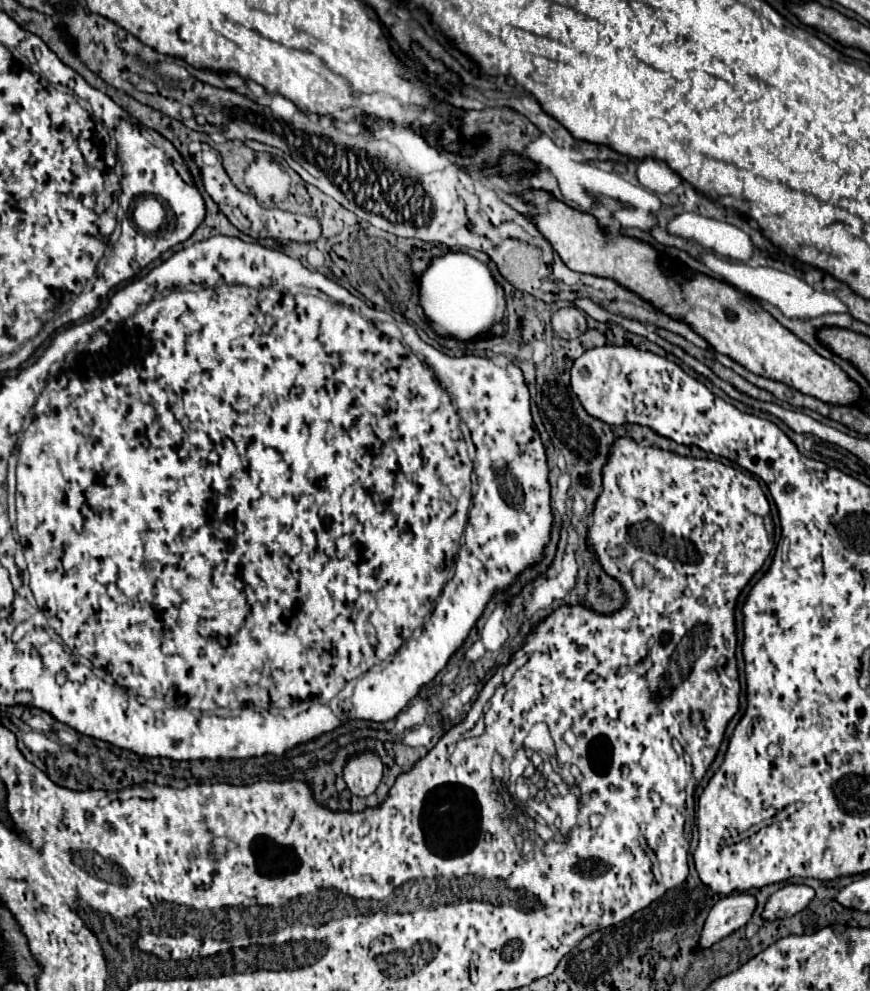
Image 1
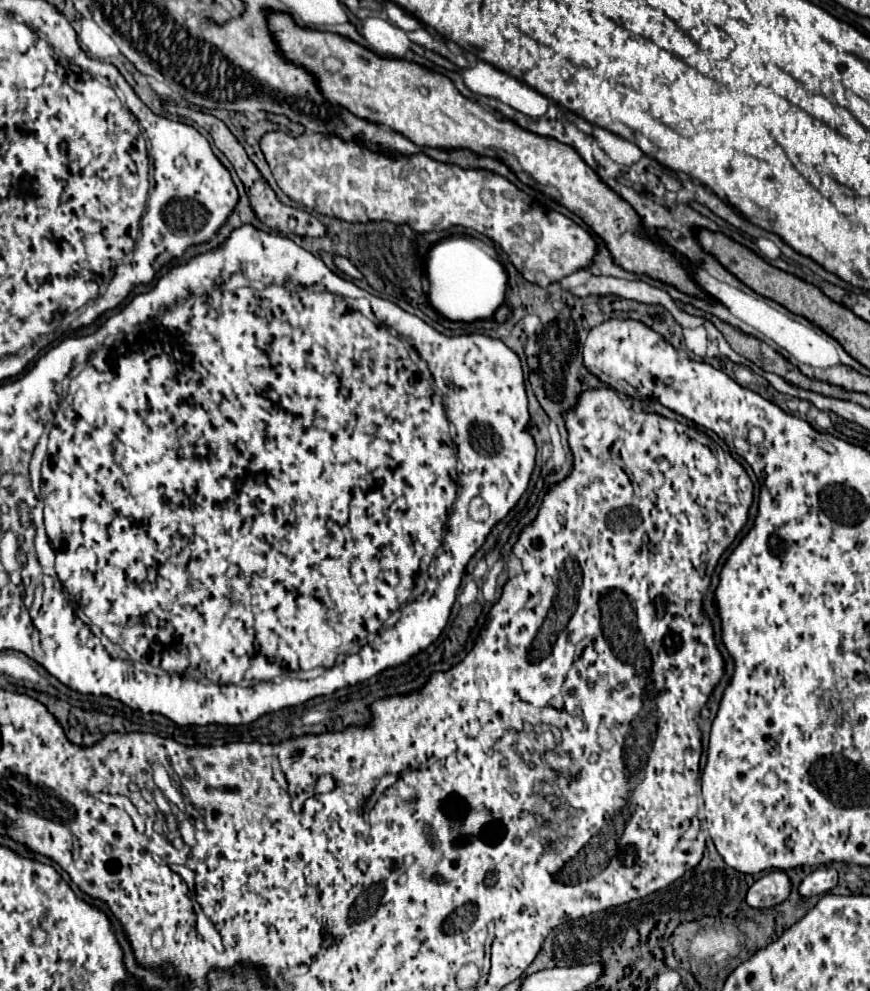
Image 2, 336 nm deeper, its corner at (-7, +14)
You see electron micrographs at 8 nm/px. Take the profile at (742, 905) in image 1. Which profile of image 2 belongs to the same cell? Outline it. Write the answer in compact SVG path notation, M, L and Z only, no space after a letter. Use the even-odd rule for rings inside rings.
M771 871L749 887L747 903L751 907L781 905L791 893L791 879L785 871Z

